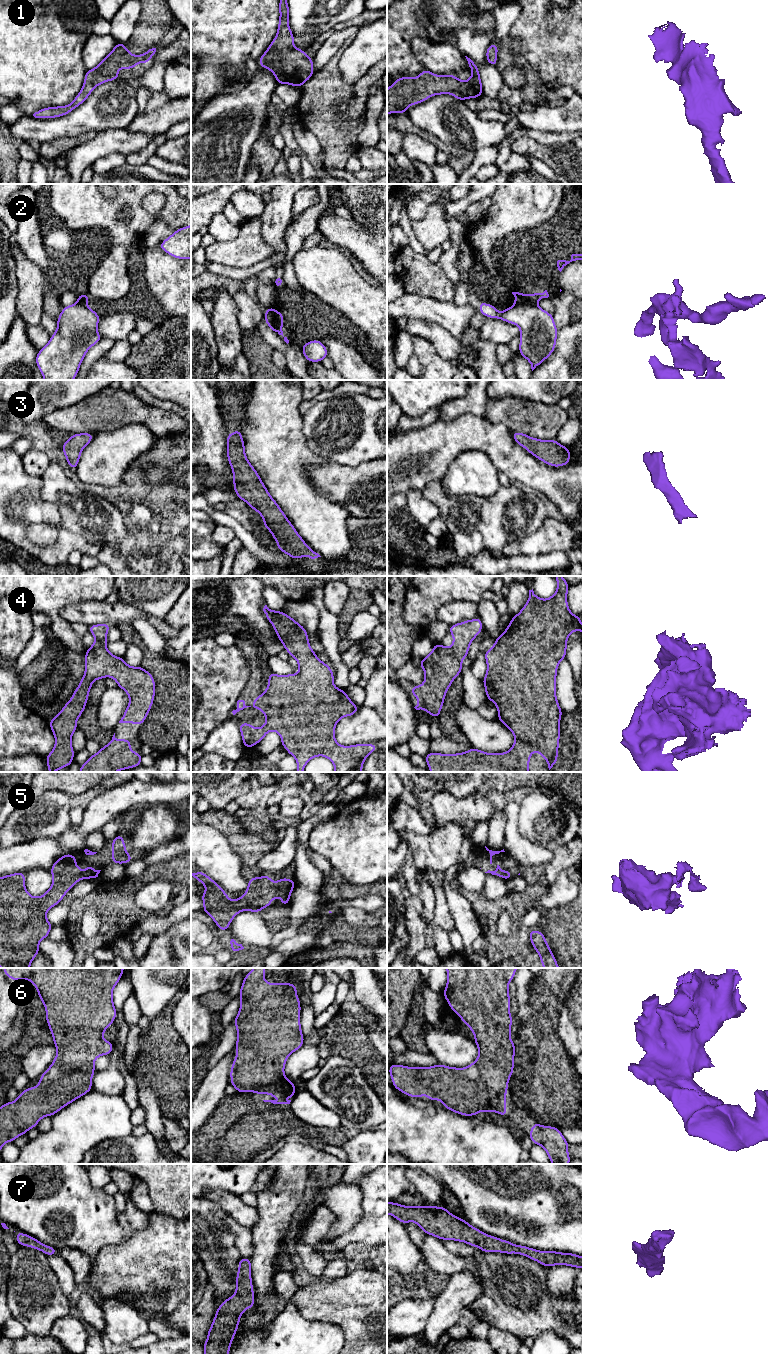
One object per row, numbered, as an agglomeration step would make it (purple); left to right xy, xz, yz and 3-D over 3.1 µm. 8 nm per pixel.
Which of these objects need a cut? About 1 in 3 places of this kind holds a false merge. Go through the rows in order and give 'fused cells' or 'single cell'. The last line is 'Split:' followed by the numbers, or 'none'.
1: single cell
2: fused cells
3: single cell
4: single cell
5: single cell
6: single cell
7: single cell
Split: 2

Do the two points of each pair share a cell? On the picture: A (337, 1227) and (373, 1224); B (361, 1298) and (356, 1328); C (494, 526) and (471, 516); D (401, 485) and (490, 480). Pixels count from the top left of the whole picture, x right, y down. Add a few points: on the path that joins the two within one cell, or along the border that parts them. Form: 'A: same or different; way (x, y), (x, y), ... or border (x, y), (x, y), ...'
A: different; border (361, 1204), (360, 1219), (332, 1239)
B: same; way (354, 1305), (356, 1321)
C: same; way (488, 520), (477, 516)
D: different; border (452, 460), (441, 481)

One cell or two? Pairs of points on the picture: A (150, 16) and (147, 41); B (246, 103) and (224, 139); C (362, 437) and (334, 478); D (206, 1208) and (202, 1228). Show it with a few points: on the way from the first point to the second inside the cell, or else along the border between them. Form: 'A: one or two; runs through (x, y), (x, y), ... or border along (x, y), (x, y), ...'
A: one; runs through (150, 22), (150, 29), (147, 35)
B: one; runs through (245, 112), (227, 130)
C: two; border along (329, 460), (350, 466), (356, 466), (366, 461)
D: one; runs through (203, 1213), (202, 1223)

